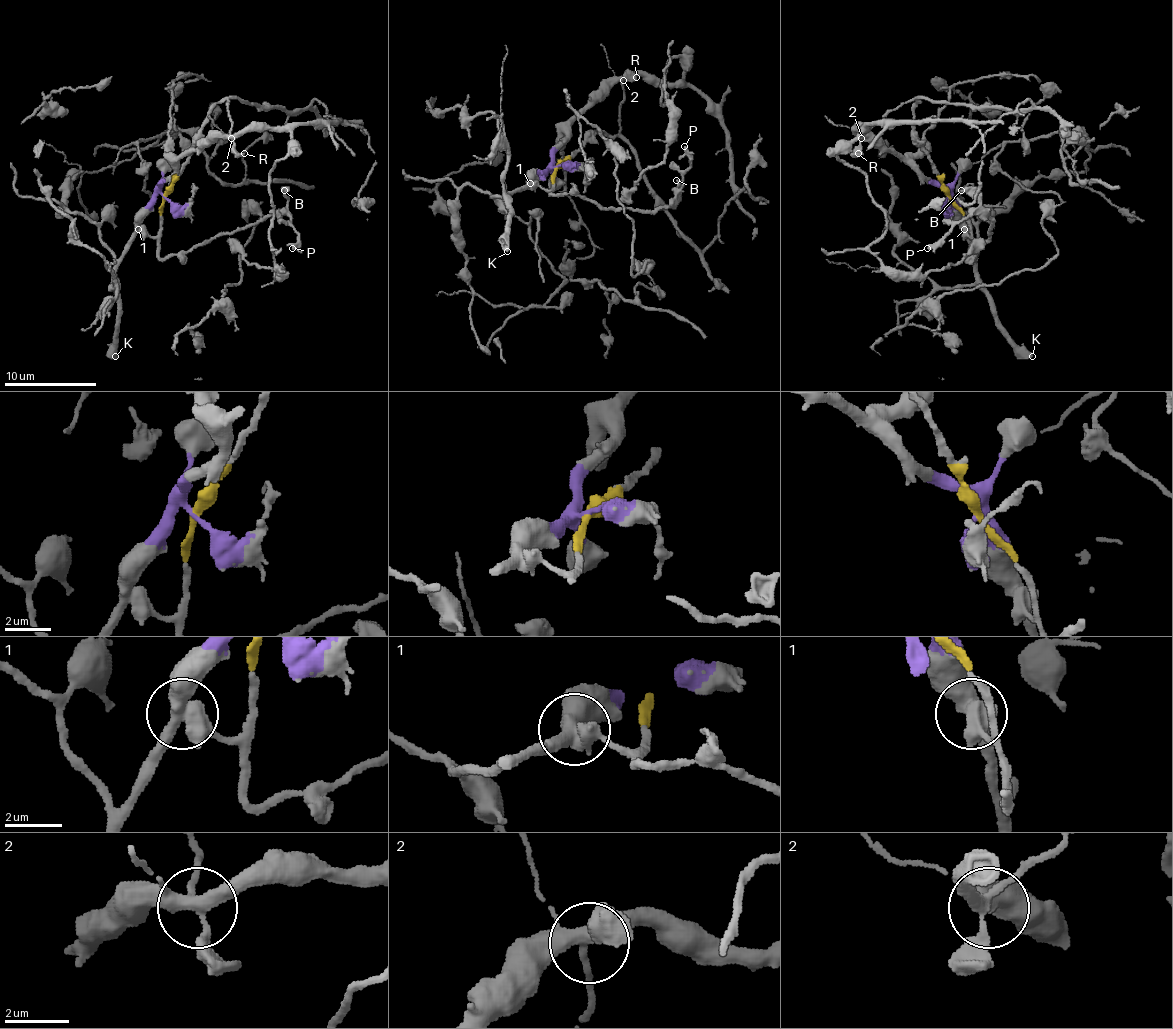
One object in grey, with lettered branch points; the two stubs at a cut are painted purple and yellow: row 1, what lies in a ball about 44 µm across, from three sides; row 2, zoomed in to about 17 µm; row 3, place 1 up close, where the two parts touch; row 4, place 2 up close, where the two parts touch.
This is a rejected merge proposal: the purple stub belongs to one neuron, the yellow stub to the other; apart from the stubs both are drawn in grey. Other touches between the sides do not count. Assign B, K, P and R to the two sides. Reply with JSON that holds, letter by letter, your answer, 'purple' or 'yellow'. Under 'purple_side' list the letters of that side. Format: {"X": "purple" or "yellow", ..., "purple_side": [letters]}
{"B": "yellow", "K": "purple", "P": "yellow", "R": "yellow", "purple_side": ["K"]}

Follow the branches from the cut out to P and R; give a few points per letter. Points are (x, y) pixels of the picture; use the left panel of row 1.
P: (164, 195), (159, 228), (162, 257), (185, 255), (274, 214), (291, 218), (297, 232), (293, 248)
R: (164, 195), (199, 138), (210, 110), (224, 101), (228, 106), (233, 147), (245, 154)

